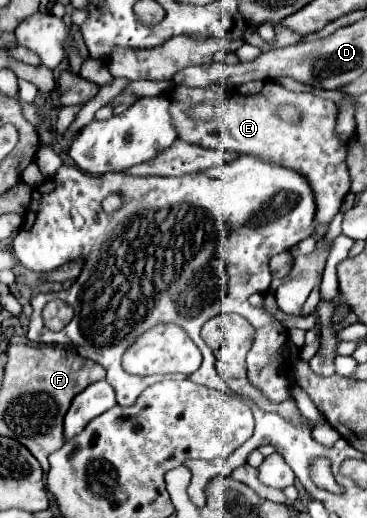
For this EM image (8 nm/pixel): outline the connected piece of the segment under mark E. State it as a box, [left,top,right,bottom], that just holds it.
[170,80,350,224]

